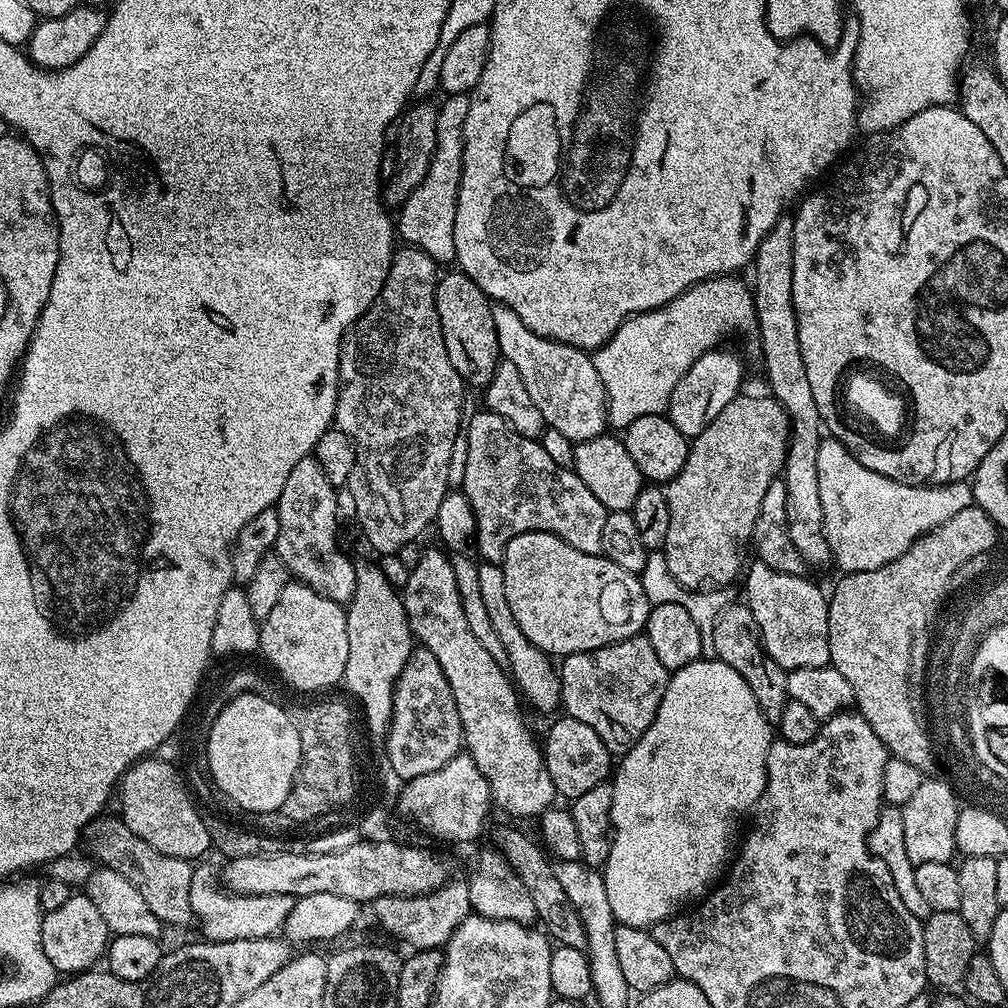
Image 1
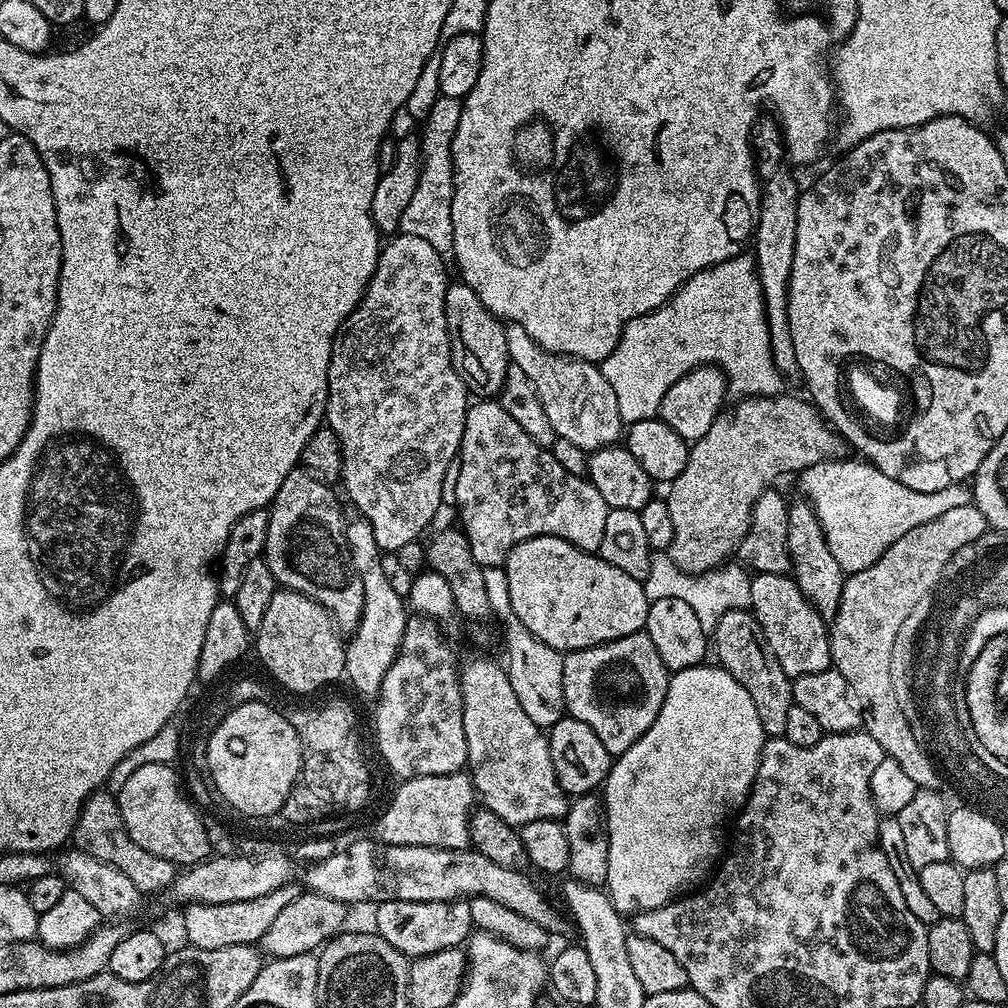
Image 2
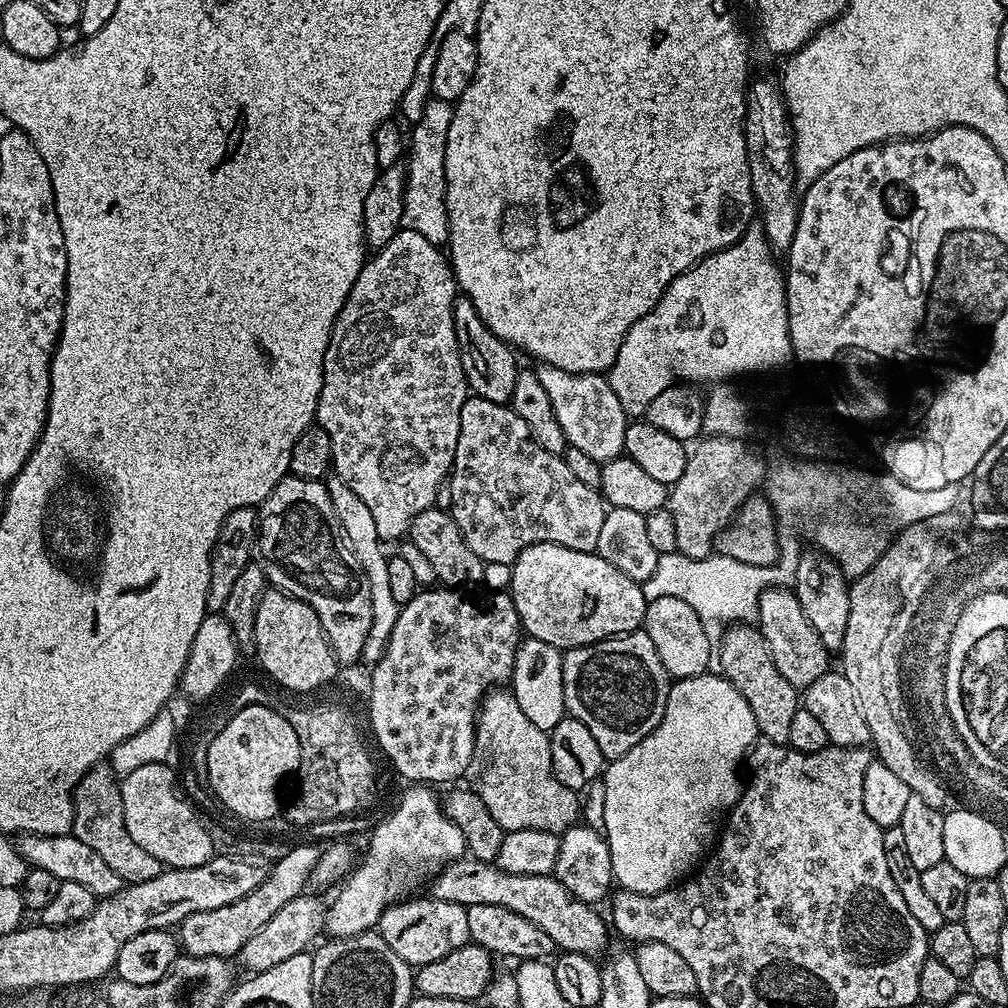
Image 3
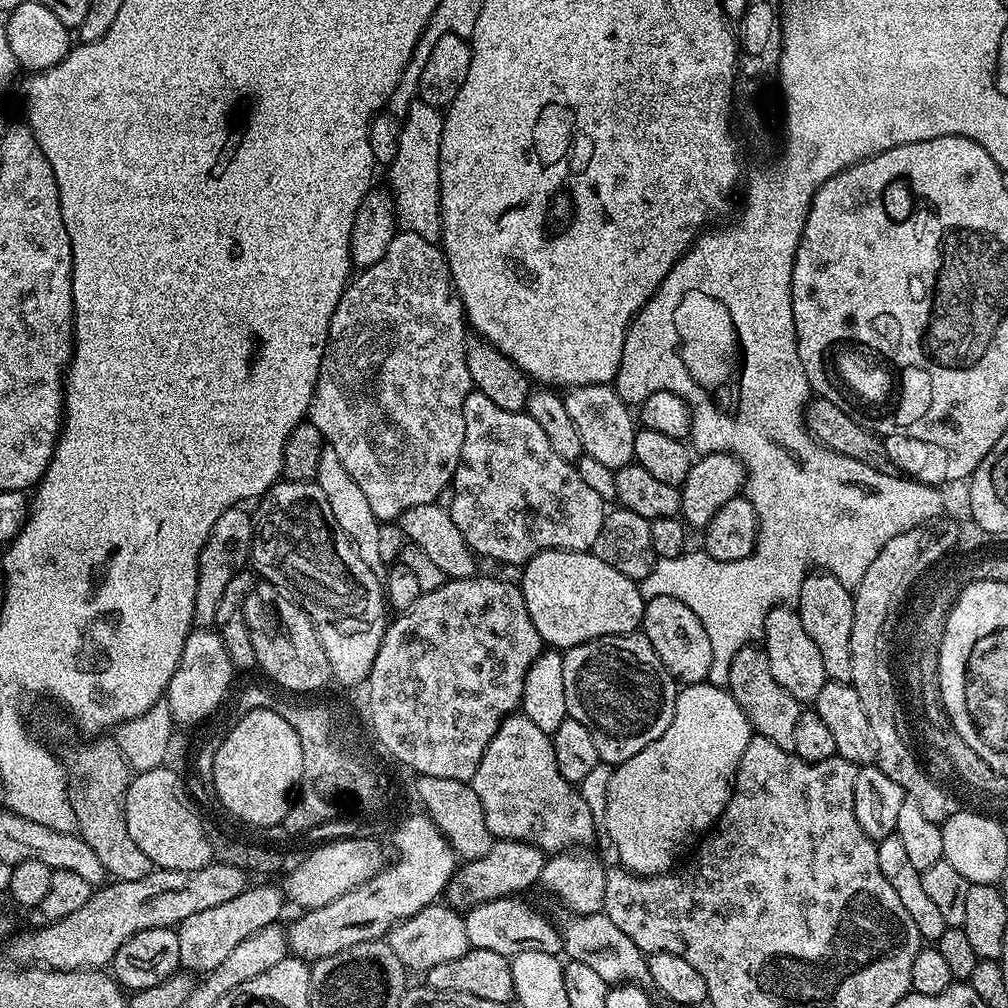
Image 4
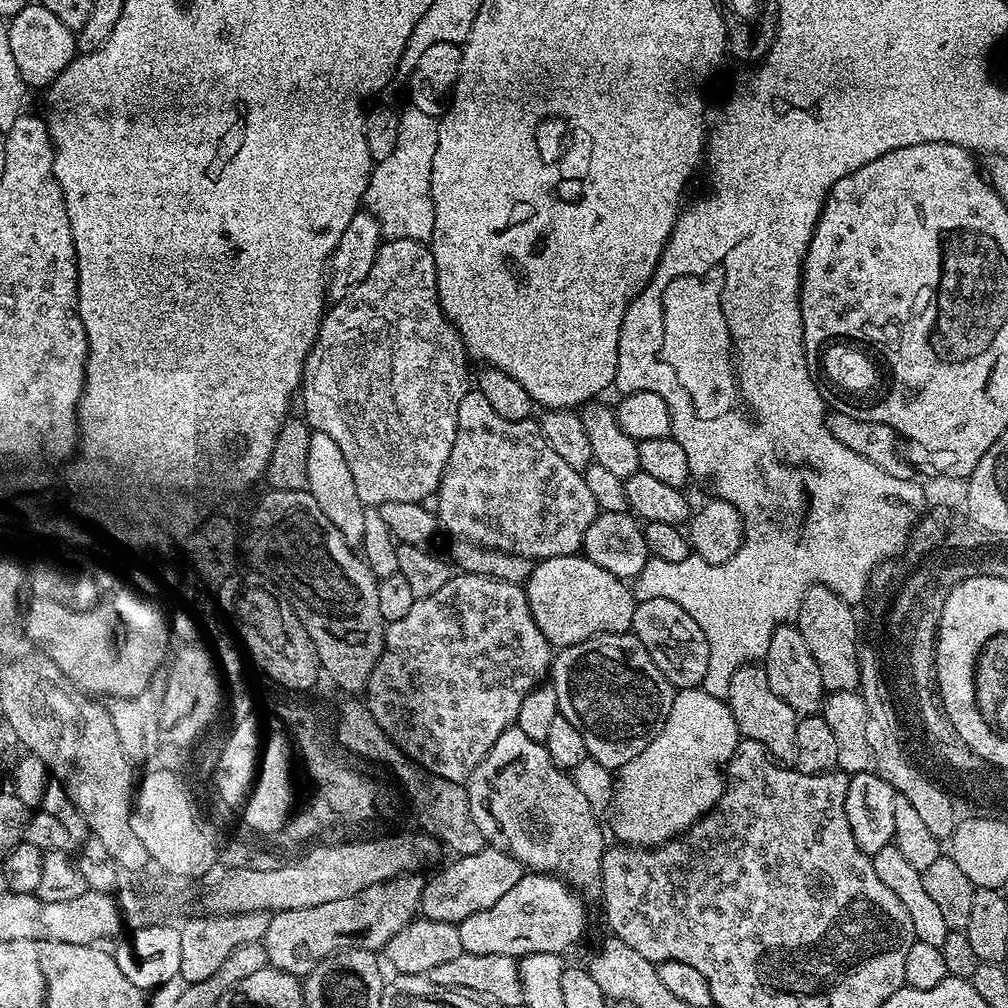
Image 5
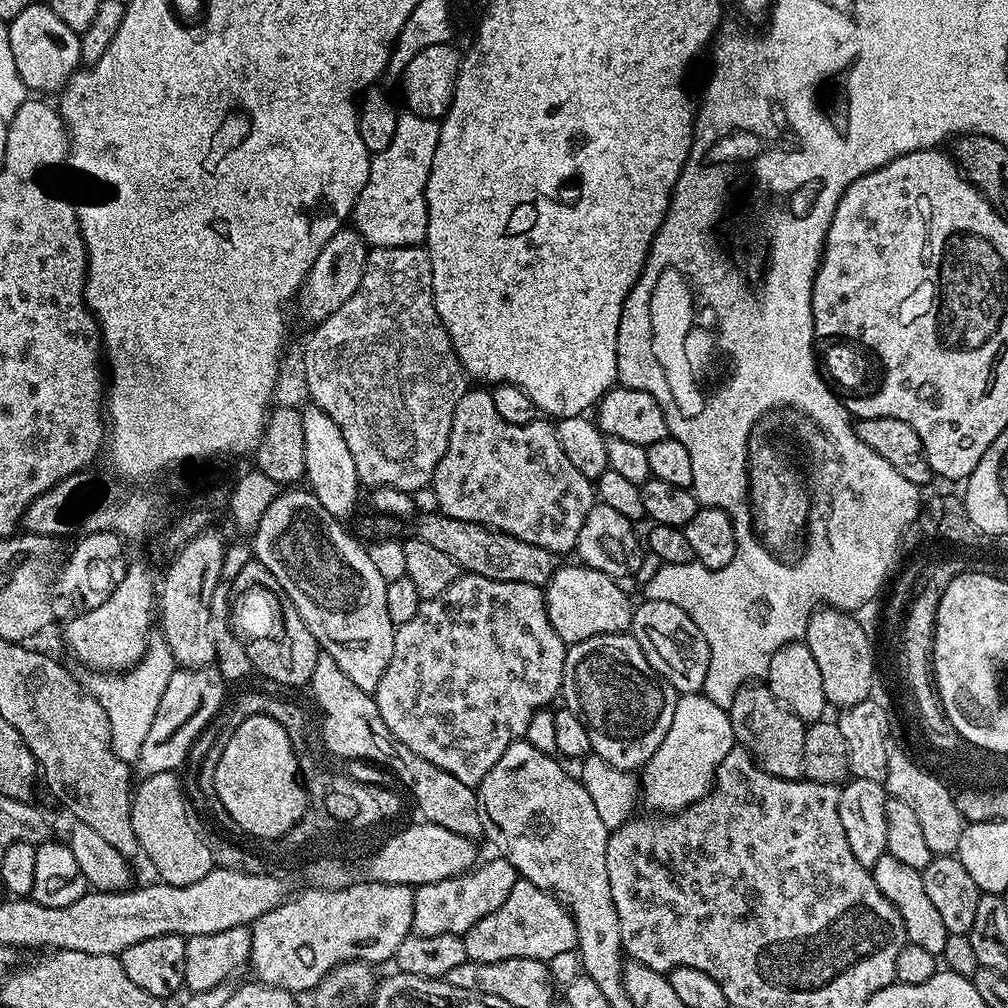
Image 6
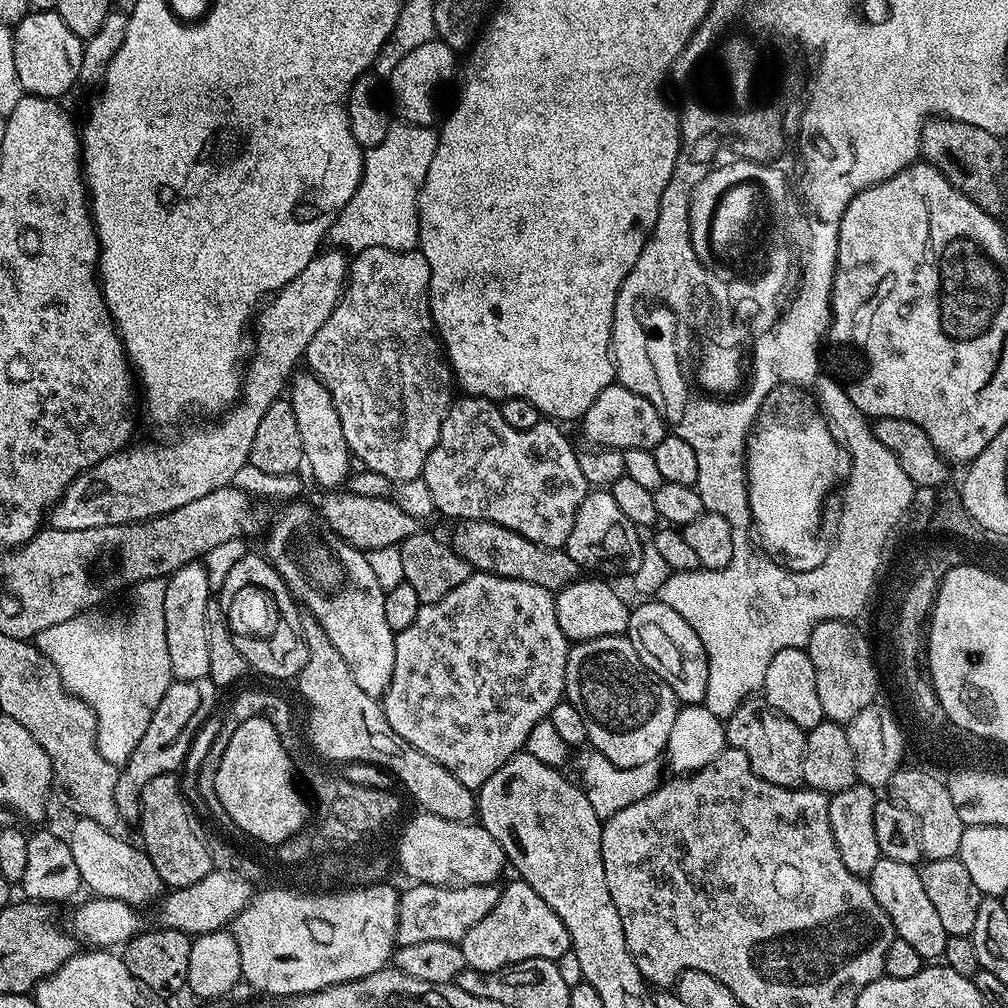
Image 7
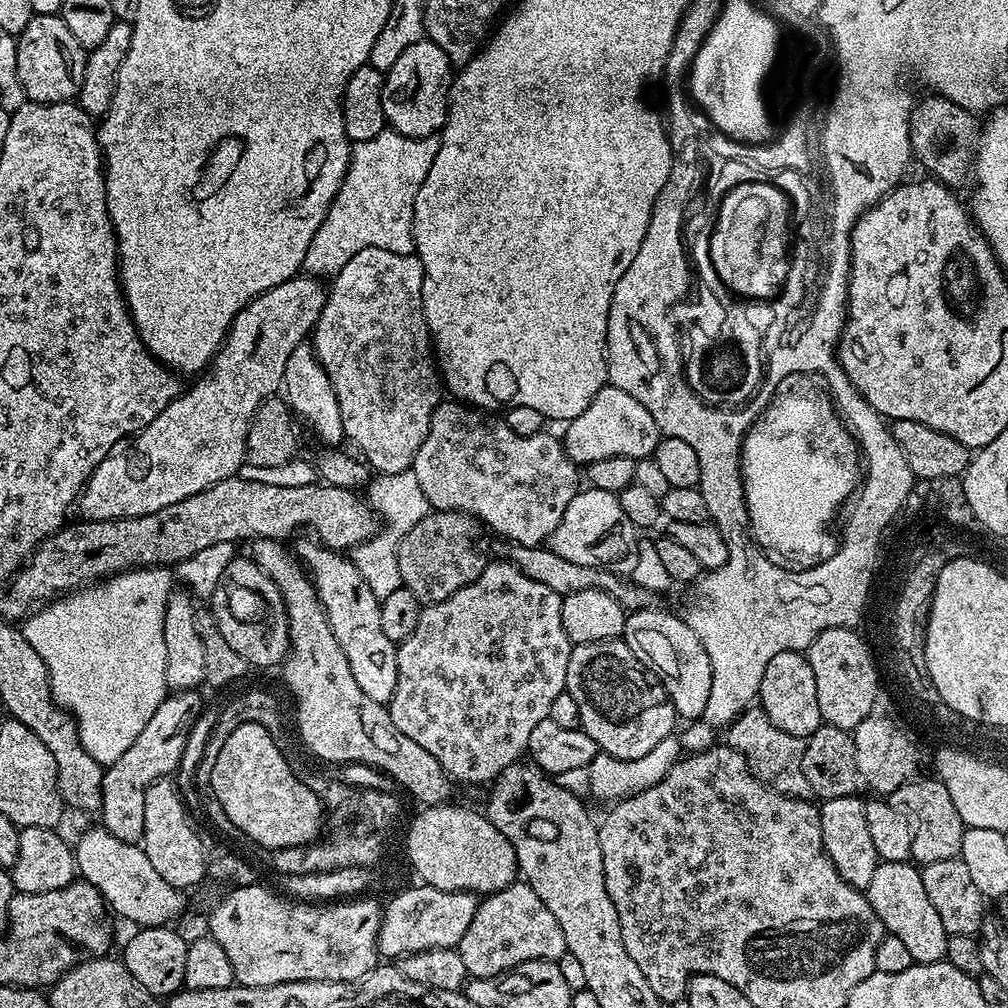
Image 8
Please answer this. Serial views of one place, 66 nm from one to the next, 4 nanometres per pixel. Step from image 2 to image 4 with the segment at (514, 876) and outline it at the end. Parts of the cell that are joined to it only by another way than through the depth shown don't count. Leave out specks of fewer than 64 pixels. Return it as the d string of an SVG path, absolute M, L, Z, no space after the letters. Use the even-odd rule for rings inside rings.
M591 912L585 916L576 914L563 925L559 925L560 942L562 952L568 960L582 962L585 966L591 966L601 978L610 986L623 984L643 985L648 977L648 956L614 922L610 922L608 915L603 912Z

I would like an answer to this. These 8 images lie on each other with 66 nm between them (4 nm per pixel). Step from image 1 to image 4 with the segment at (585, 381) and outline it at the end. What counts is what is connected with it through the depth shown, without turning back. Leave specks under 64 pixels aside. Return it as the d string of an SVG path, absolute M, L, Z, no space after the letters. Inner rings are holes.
M606 384L578 386L567 389L562 399L566 414L570 414L570 422L574 422L578 430L578 438L582 438L583 455L613 470L633 463L638 424L633 413L632 416L628 413L631 412L629 405L617 394L615 387Z

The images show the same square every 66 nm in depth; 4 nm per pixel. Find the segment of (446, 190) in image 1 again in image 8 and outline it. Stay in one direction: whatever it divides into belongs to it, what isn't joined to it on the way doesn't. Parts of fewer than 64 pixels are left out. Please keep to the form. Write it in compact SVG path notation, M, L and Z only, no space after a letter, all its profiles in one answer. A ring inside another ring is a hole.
M385 126L374 138L366 142L355 142L348 153L348 169L342 178L342 186L328 207L322 226L318 226L318 234L310 242L310 250L306 250L303 271L317 278L335 276L358 250L377 248L378 250L394 250L394 254L413 254L416 242L412 239L412 219L414 218L414 198L418 198L418 186L426 182L426 174L430 174L430 166L438 155L439 135L410 138Z

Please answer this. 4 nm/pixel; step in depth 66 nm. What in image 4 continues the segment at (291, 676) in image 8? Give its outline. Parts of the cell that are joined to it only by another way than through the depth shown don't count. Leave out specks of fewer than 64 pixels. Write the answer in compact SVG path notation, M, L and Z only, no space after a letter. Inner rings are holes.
M417 775L416 796L424 803L423 811L434 822L436 829L450 842L461 861L477 860L492 849L494 837L486 826L486 814L482 814L482 802L474 794L471 783L454 778L434 778Z

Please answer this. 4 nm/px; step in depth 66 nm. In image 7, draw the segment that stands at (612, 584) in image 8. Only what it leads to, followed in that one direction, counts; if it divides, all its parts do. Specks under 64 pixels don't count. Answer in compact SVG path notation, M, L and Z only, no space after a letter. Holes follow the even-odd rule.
M462 520L455 527L450 537L451 546L475 571L493 572L495 576L530 582L531 585L542 586L553 594L581 579L580 564L574 562L574 558L570 558L564 548L551 548L538 542L530 542L530 538L522 538L522 534L514 530L506 530L506 526L498 526L485 520Z

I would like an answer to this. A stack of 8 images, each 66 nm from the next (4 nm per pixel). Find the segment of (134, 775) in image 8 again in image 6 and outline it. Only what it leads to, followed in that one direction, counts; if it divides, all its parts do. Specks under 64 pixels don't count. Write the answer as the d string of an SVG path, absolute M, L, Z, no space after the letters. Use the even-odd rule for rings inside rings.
M214 666L206 668L181 668L166 682L166 690L158 704L157 714L146 740L142 745L141 754L134 763L141 777L176 772L189 759L192 747L201 739L200 731L217 719L217 712L224 701L226 681Z

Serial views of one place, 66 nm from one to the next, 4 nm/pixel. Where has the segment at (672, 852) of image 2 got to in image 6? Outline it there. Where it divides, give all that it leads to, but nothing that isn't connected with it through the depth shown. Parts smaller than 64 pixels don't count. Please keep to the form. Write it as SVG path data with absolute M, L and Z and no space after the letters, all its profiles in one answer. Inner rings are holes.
M684 694L674 706L674 722L662 738L662 746L644 763L638 776L642 804L656 814L675 814L701 800L712 788L716 768L734 747L730 718L703 694Z

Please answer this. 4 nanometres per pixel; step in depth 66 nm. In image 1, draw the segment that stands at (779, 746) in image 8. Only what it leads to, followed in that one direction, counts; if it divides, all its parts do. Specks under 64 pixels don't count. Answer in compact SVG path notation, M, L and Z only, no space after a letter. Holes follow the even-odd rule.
M730 602L718 614L718 618L712 627L710 637L710 648L714 651L715 659L726 662L742 678L746 678L746 686L750 686L750 691L754 694L754 702L758 702L758 710L770 722L778 722L782 718L782 710L786 710L788 701L788 672L774 658L768 656L768 651L760 642L760 631L758 622L754 622L754 614L749 610L747 603Z

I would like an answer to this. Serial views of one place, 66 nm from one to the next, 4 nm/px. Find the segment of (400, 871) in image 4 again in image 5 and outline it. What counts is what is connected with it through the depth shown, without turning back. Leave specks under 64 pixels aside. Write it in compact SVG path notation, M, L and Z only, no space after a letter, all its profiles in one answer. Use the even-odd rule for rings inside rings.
M405 874L363 888L350 898L338 898L338 902L322 902L322 906L275 913L268 921L262 941L268 964L294 977L304 978L322 961L349 948L387 949L390 940L411 920L417 919L425 885L426 880L420 874Z

